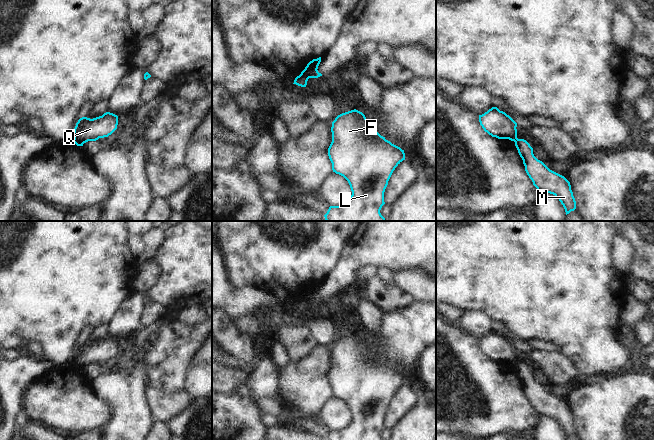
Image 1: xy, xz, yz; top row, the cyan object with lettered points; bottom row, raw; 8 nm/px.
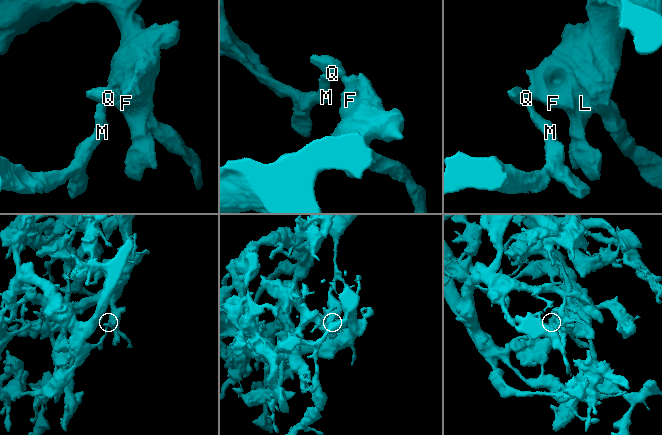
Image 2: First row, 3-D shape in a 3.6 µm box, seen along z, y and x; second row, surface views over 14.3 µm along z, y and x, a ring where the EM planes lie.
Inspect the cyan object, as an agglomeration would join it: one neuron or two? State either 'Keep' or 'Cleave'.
Cleave

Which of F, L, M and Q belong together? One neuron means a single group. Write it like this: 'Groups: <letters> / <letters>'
Groups: F L Q / M

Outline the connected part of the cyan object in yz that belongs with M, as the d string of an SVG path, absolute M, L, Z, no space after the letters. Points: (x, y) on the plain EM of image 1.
M517 362L514 366L523 384L525 395L537 414L553 418L563 429L566 439L574 435L576 425L570 406L538 384L533 378L533 372L526 364Z

